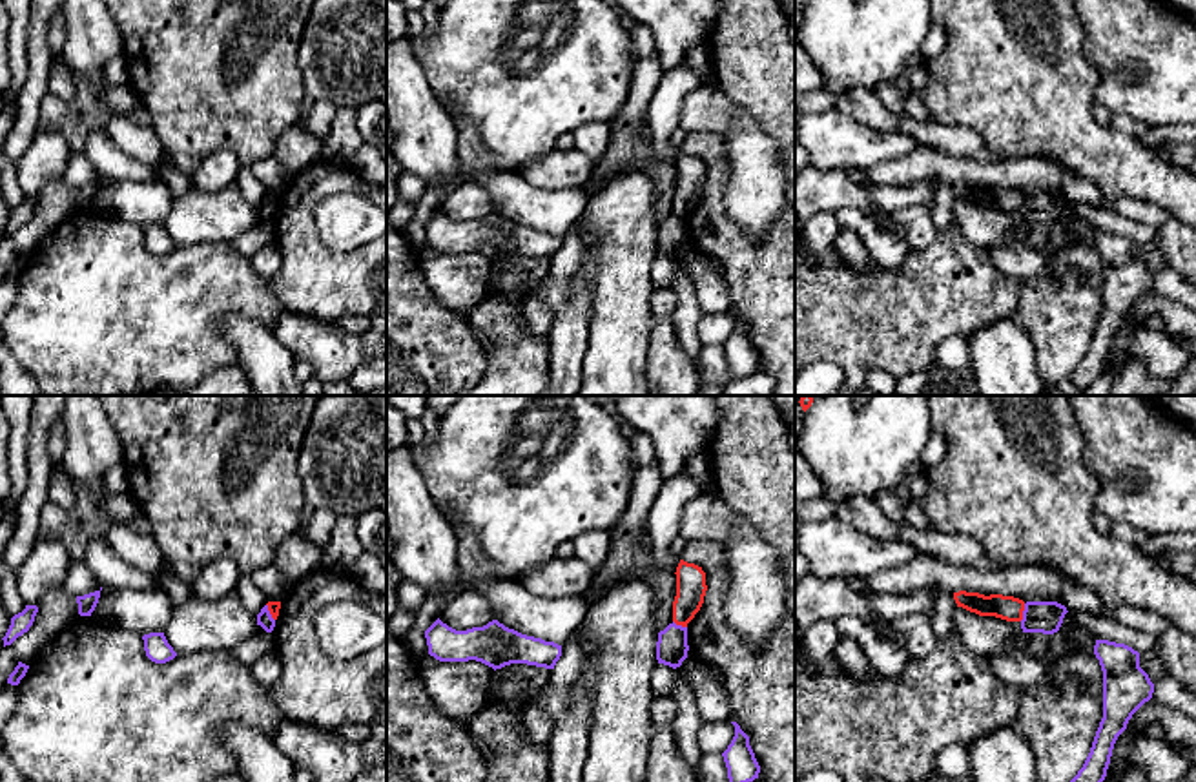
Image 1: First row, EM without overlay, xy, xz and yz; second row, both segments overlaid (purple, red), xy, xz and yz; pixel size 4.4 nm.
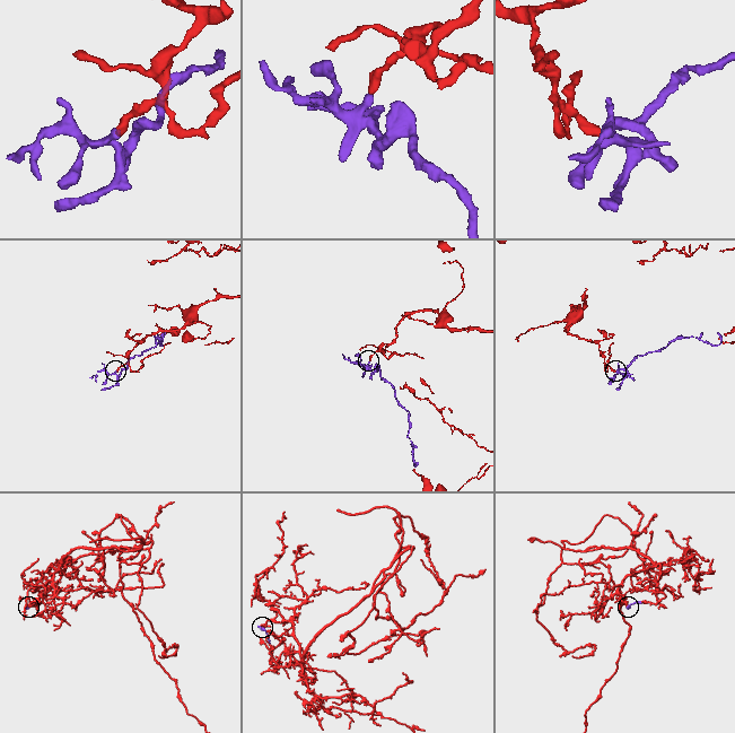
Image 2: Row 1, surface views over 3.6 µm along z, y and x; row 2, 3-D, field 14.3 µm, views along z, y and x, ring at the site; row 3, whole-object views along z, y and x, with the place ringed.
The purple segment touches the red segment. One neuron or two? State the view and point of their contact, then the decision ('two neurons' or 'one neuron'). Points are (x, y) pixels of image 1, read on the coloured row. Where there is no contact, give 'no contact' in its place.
yz (1023, 613) | two neurons

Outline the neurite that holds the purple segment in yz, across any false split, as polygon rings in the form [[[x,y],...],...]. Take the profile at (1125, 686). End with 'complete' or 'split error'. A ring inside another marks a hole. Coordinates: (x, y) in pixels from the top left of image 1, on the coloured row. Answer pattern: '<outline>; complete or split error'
[[[1096,640],[1094,654],[1103,671],[1103,718],[1090,753],[1070,782],[1103,782],[1118,736],[1132,715],[1152,698],[1154,684],[1139,667],[1139,653],[1125,643]]]; complete

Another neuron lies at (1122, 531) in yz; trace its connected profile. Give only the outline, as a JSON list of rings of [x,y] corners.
[[[1112,523],[1112,529],[1110,529],[1110,536],[1112,538],[1118,538],[1118,540],[1123,540],[1127,543],[1132,543],[1134,547],[1136,545],[1143,545],[1147,543],[1150,538],[1150,534],[1129,525],[1129,523]]]

